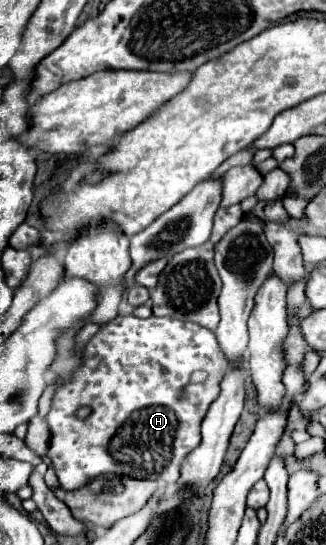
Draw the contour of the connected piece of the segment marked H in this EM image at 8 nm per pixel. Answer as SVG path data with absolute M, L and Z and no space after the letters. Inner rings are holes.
M132 314L118 316L100 326L84 346L82 358L82 366L54 394L52 410L48 414L52 432L48 458L54 464L60 486L76 490L98 474L124 474L130 478L156 480L164 486L174 484L178 480L180 462L200 444L200 422L220 394L220 380L228 370L228 360L224 358L214 332L176 318L150 316L142 320ZM82 406L92 410L88 418L76 416Z

